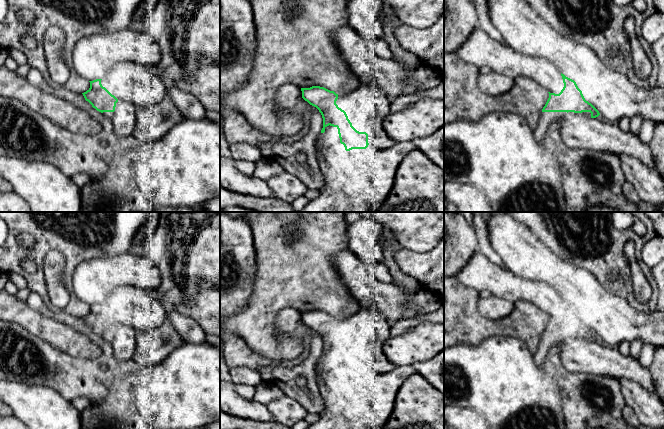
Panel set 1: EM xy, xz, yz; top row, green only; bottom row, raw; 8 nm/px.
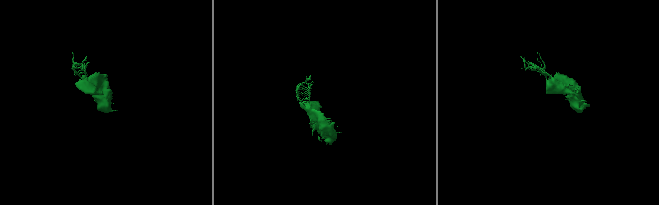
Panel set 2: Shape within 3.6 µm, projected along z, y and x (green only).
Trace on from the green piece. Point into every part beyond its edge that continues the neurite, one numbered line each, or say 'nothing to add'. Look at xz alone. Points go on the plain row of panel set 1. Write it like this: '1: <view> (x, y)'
nothing to add

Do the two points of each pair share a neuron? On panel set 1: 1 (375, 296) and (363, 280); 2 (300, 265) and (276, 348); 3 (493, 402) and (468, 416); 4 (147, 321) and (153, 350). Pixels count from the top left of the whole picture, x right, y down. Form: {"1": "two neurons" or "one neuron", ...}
{"1": "one neuron", "2": "one neuron", "3": "two neurons", "4": "two neurons"}

